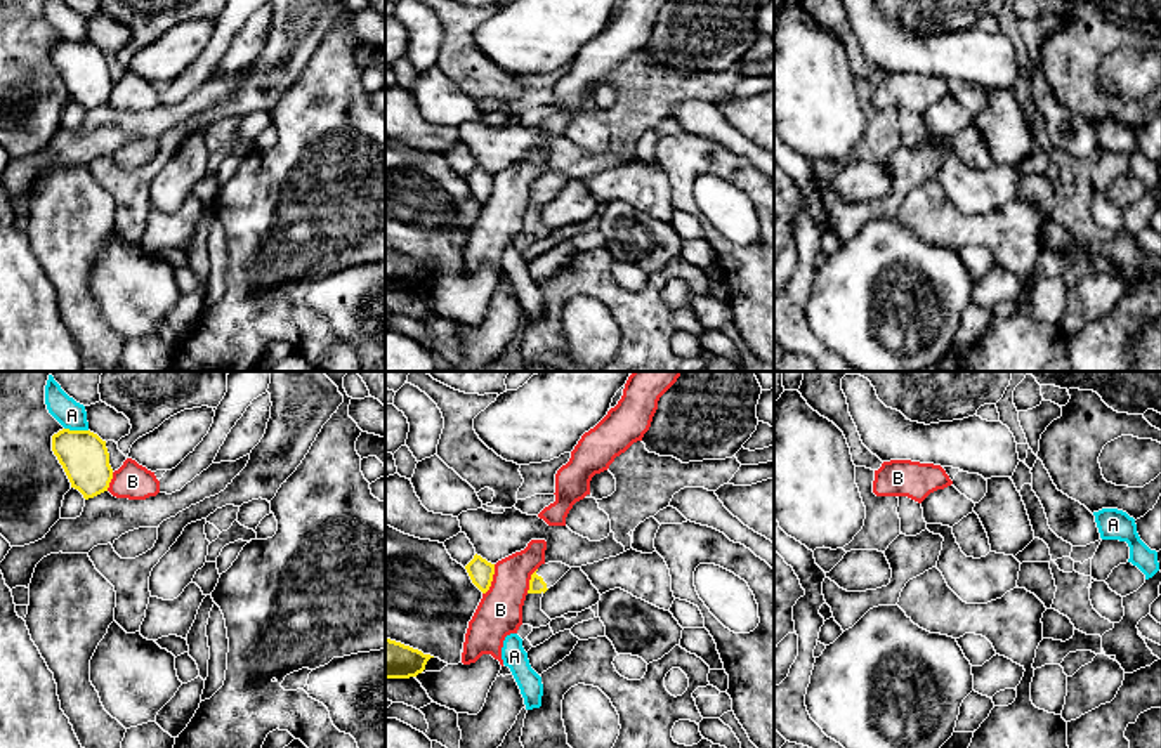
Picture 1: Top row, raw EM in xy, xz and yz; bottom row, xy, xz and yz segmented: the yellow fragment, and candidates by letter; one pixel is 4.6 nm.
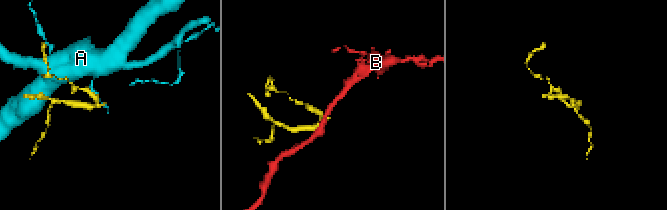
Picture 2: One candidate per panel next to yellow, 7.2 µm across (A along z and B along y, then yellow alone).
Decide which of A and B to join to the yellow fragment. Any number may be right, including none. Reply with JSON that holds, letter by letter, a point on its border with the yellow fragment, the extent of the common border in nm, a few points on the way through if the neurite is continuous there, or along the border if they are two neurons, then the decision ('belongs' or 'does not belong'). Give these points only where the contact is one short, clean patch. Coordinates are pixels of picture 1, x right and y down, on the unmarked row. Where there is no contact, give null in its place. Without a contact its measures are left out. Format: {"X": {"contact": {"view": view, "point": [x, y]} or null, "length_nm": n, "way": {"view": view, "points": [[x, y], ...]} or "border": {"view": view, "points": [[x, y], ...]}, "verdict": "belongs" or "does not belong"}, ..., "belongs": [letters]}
{"A": {"contact": {"view": "xy", "point": [77, 42]}, "length_nm": 110, "border": {"view": "xy", "points": [[65, 39], [87, 42]]}, "verdict": "does not belong"}, "B": {"contact": {"view": "xz", "point": [491, 191]}, "length_nm": 160, "verdict": "does not belong"}, "belongs": []}

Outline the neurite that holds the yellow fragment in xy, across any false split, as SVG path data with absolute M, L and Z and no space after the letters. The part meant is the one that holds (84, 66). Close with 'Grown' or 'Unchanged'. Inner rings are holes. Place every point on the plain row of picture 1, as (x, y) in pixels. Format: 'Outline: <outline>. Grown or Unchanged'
Outline: M62 40L52 47L52 62L62 76L71 99L85 111L108 102L113 90L106 52L90 42Z. Unchanged

